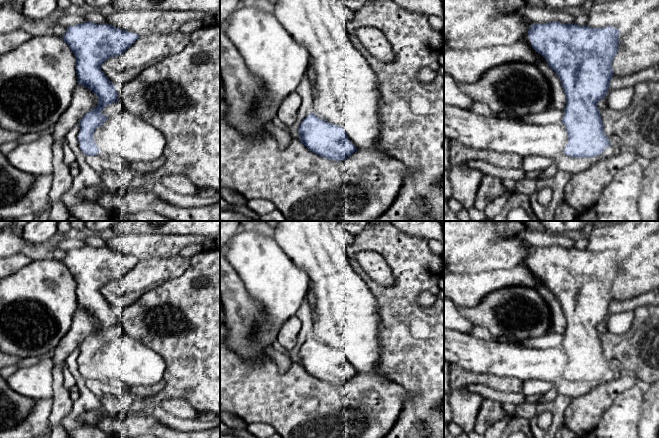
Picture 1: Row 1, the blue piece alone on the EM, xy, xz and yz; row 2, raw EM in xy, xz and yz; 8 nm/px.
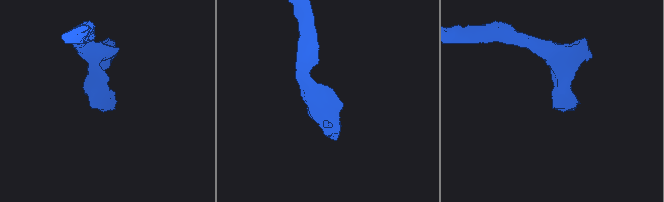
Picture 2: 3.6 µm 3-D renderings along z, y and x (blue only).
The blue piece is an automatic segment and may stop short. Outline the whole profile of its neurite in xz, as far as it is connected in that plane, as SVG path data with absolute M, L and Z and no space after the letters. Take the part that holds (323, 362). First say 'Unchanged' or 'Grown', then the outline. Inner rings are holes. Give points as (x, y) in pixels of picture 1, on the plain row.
Unchanged. M313 336L299 348L299 364L313 377L330 384L344 384L357 372L340 350L319 342Z

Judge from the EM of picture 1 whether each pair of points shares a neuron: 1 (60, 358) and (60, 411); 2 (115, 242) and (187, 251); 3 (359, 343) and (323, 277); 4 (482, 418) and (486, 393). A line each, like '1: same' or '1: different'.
1: same
2: different
3: same
4: different

